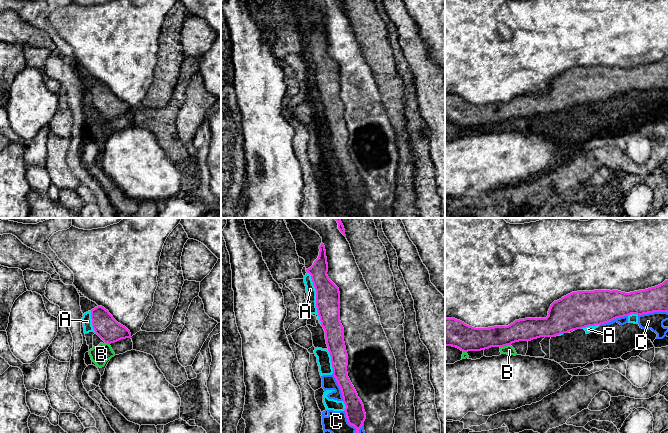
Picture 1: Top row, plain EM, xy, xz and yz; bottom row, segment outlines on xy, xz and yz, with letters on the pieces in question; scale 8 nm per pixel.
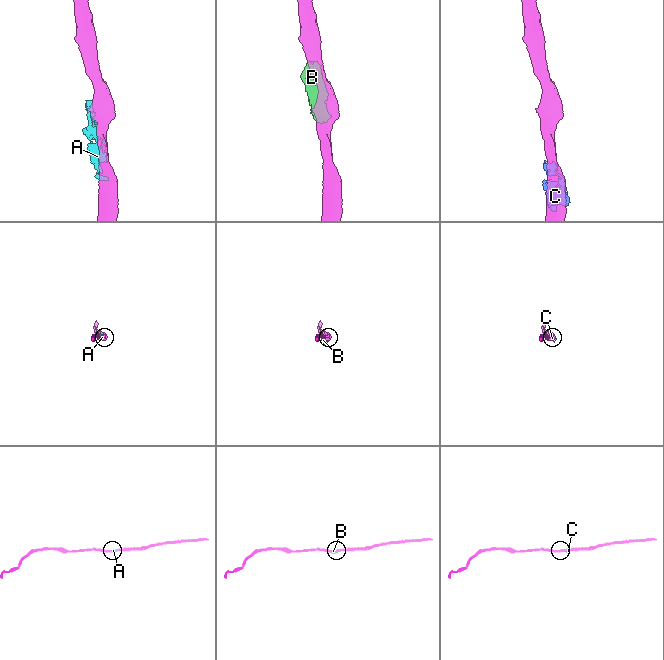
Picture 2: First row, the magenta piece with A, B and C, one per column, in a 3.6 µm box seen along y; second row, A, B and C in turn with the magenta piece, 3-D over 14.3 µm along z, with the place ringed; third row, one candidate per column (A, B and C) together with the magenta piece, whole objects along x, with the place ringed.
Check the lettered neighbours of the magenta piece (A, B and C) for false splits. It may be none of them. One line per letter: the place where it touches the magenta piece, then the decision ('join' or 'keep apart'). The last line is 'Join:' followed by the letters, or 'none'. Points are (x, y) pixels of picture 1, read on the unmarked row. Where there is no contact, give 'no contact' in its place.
A: contact xz (316, 74); keep apart
B: contact yz (505, 121); keep apart
C: contact yz (652, 88); keep apart
Join: none

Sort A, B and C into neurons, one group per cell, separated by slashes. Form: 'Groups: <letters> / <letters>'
Groups: A B C

